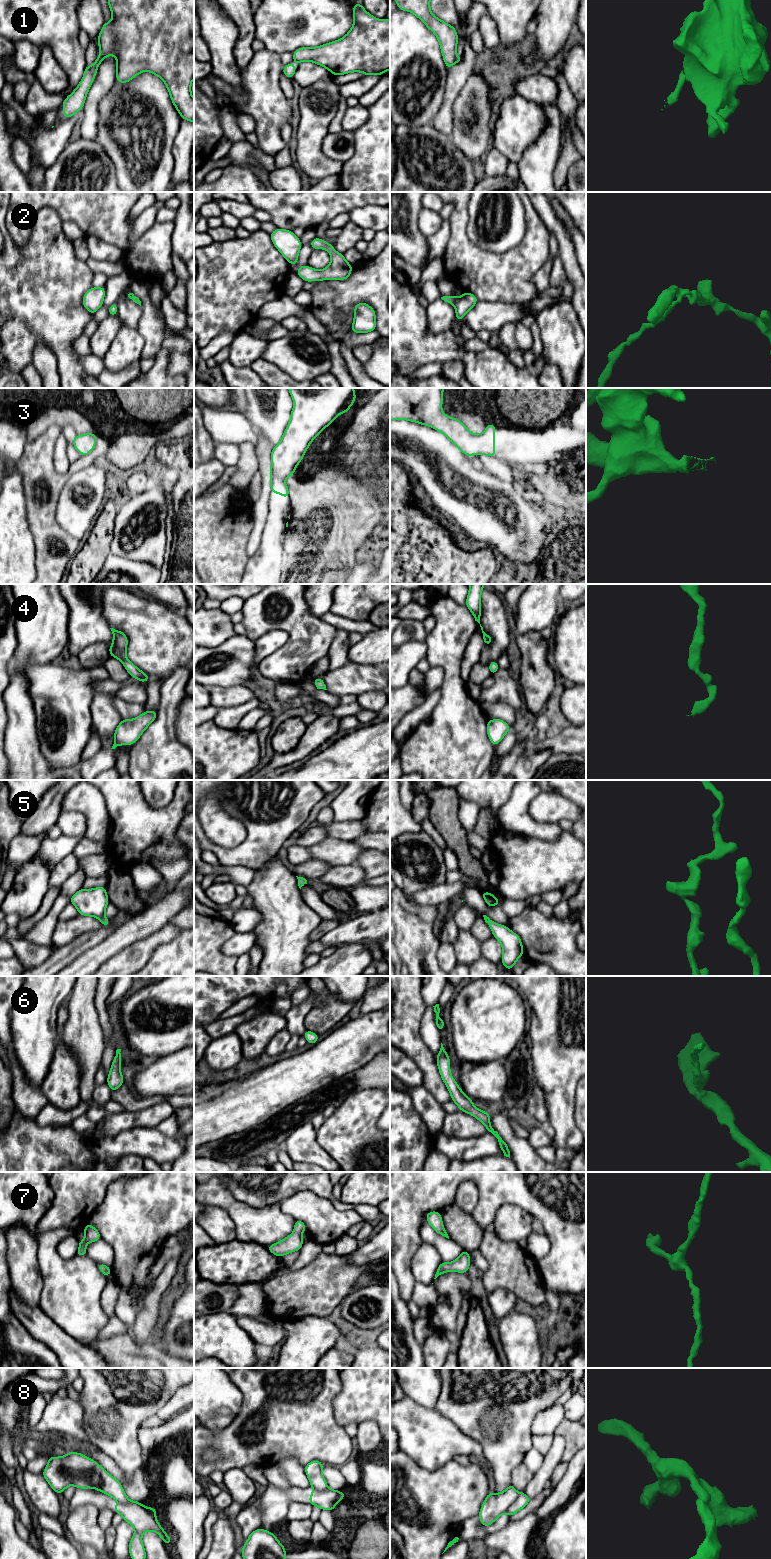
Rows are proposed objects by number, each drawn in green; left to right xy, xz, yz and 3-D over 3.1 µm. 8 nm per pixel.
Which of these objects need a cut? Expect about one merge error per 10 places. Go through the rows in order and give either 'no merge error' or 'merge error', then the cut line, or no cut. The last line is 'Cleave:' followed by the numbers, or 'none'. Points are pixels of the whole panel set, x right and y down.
1: merge error; cut xy (99, 56), (102, 60)
2: no merge error; cut none
3: no merge error; cut none
4: no merge error; cut none
5: no merge error; cut none
6: no merge error; cut none
7: no merge error; cut none
8: merge error; cut yz (519, 1493), (505, 1512)
Cleave: 1, 8

